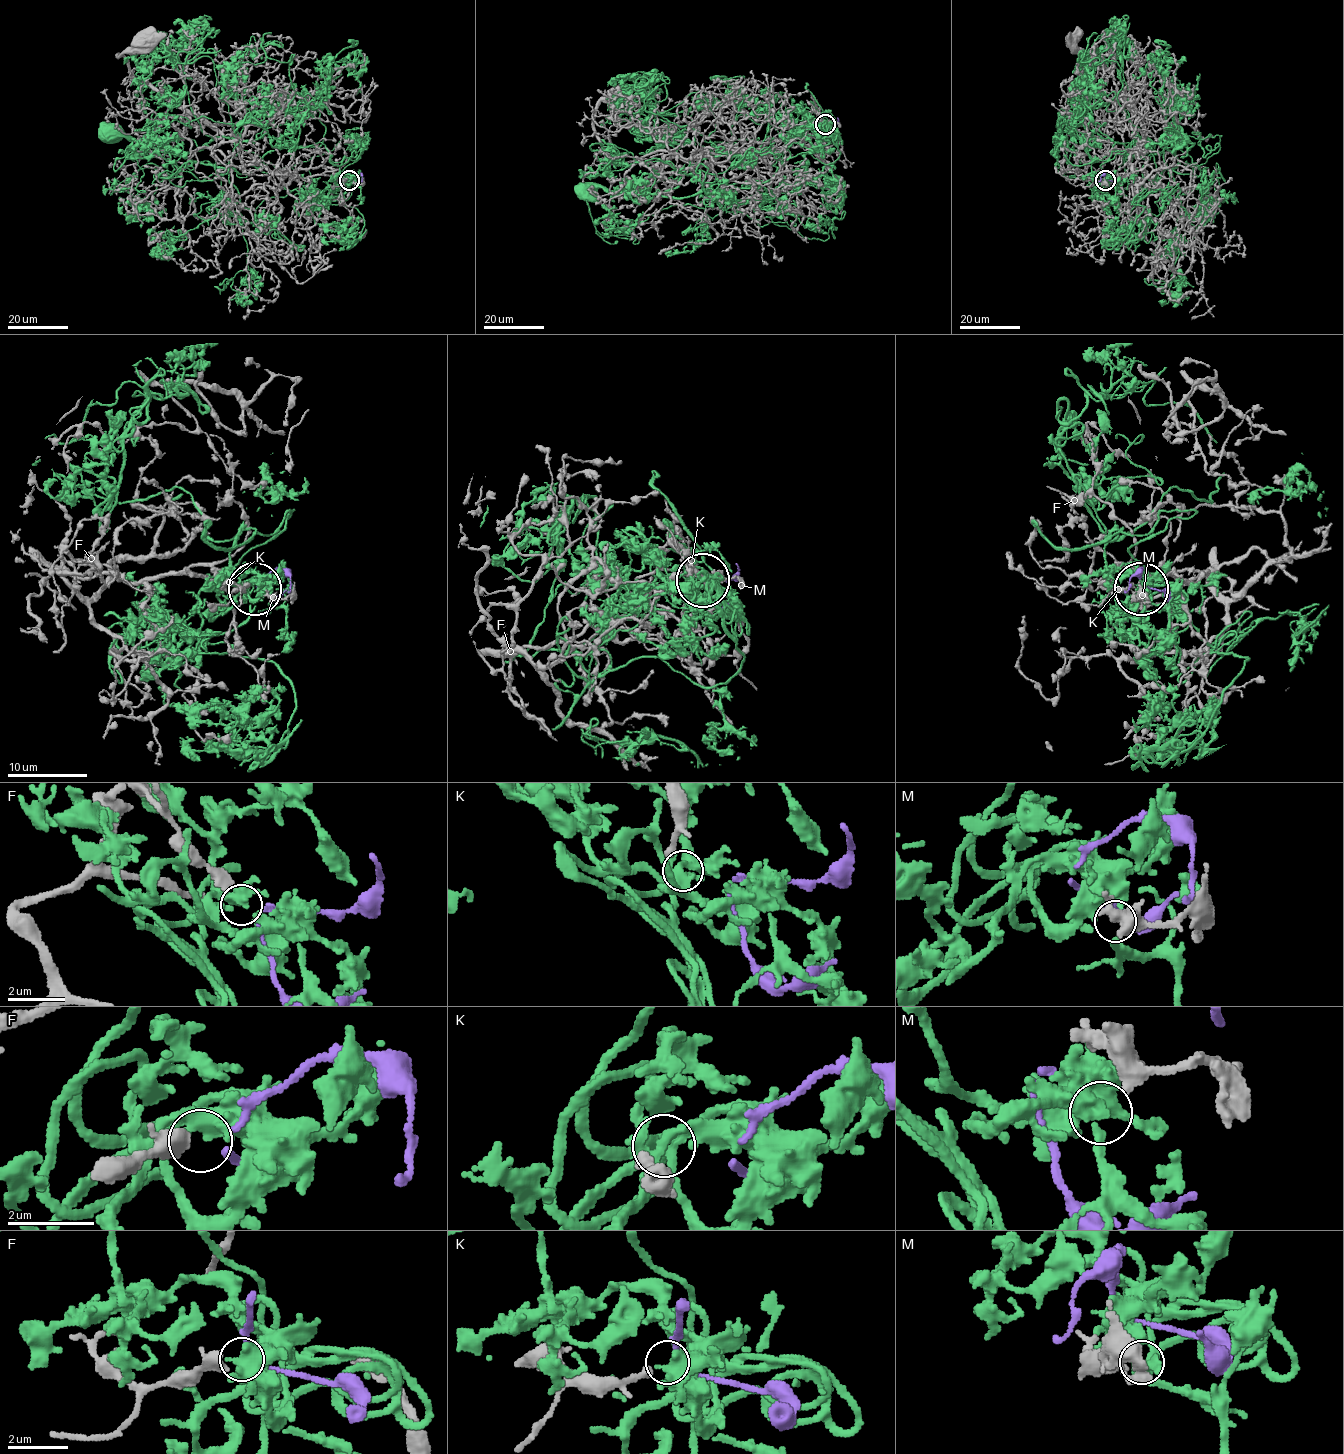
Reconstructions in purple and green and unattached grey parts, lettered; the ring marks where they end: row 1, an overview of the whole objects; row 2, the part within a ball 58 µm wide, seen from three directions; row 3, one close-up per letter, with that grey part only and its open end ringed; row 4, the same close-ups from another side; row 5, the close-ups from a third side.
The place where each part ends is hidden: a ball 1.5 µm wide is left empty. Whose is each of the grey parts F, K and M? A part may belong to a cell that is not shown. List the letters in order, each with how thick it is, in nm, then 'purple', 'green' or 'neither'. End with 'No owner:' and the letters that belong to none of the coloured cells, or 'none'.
F: calibre 300 nm; purple
K: calibre 240 nm; neither
M: calibre 280 nm; green
No owner: K

